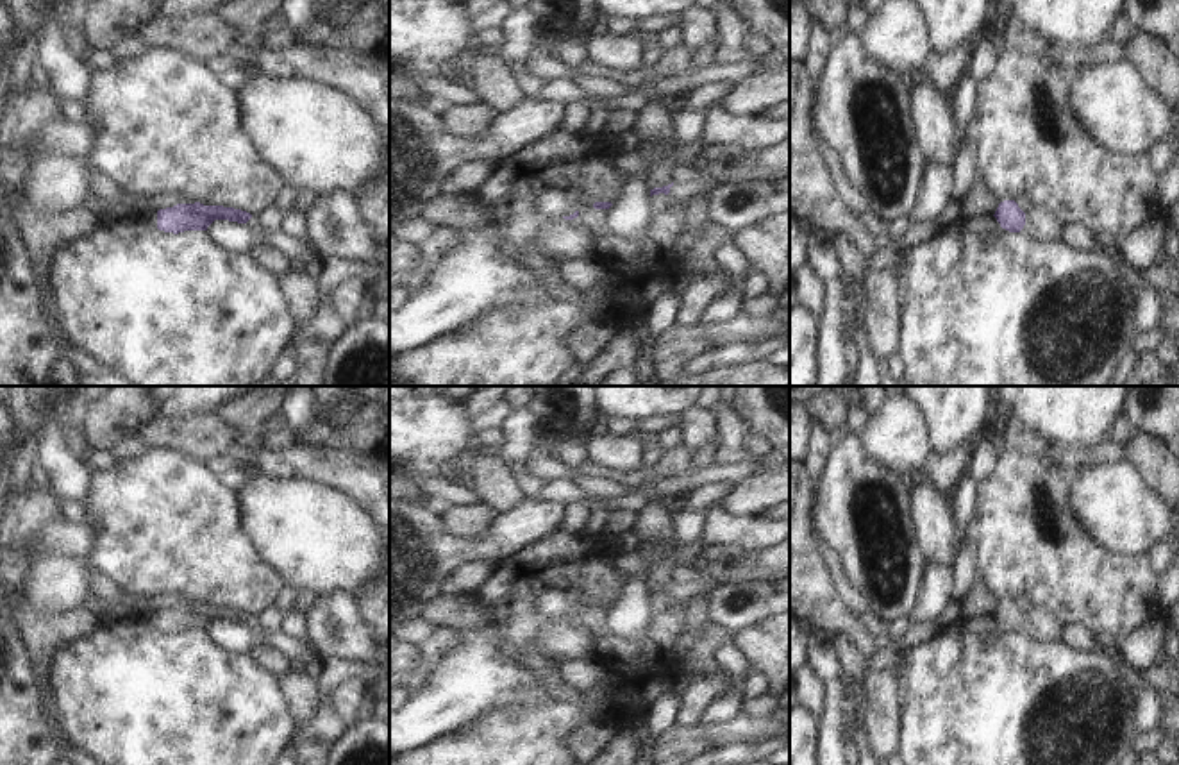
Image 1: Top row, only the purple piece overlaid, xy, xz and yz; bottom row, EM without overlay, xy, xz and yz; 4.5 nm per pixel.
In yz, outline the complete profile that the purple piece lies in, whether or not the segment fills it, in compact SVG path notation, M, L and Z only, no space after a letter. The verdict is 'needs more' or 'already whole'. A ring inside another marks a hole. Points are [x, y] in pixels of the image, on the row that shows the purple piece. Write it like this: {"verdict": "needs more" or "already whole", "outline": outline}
{"verdict": "needs more", "outline": "M1004 200L993 216L1002 229L1022 232L1034 241L1045 243L1061 240L1063 223L1041 206L1024 213L1015 200Z"}

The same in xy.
{"verdict": "needs more", "outline": "M195 202L195 204L177 204L173 207L150 211L141 214L141 218L150 227L179 234L184 231L207 231L207 227L214 220L247 223L252 218L252 214L234 207L204 206L200 202Z"}

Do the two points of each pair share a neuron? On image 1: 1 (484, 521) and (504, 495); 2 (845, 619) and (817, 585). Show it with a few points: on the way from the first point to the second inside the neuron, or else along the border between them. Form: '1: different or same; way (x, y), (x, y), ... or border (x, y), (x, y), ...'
1: different; border (481, 501), (486, 501), (501, 513)
2: same; way (836, 610), (820, 594)

